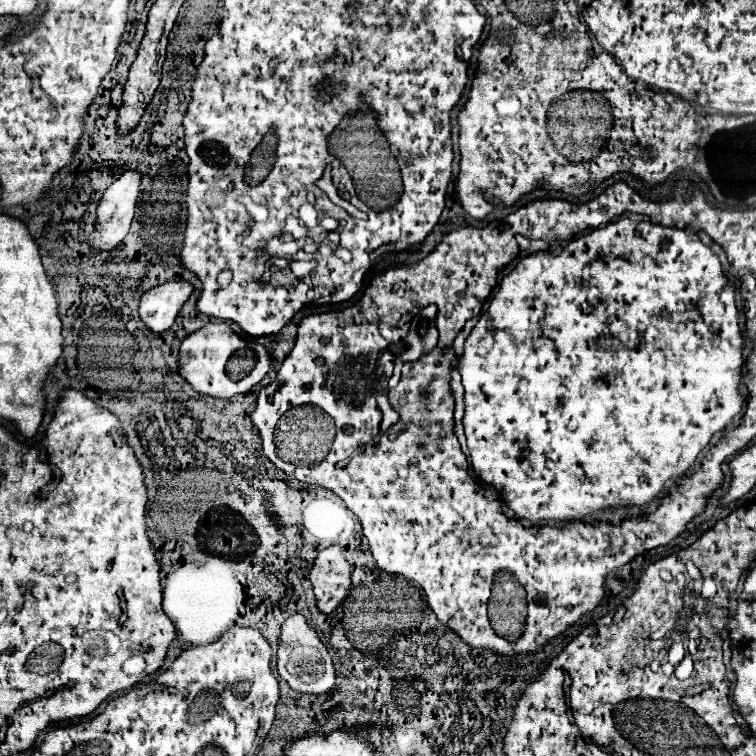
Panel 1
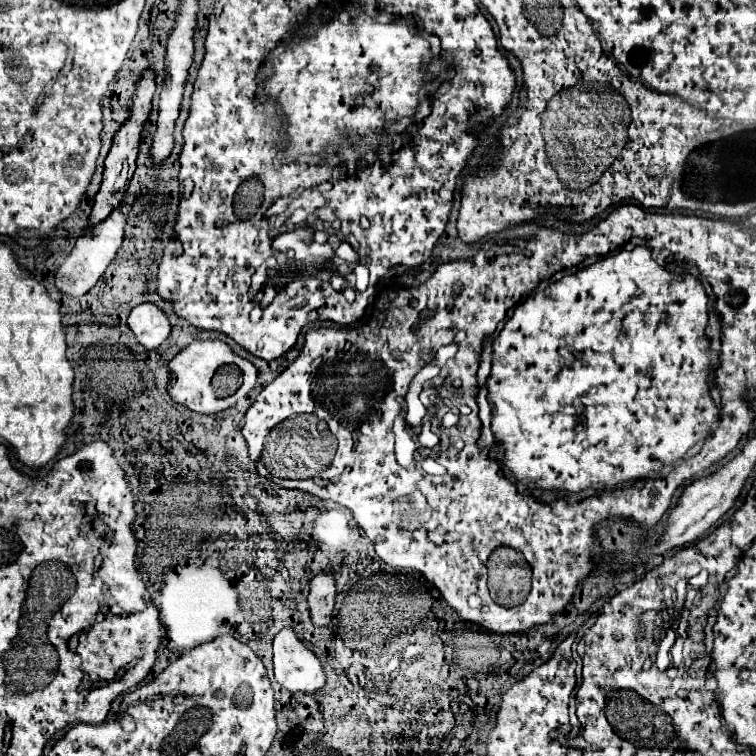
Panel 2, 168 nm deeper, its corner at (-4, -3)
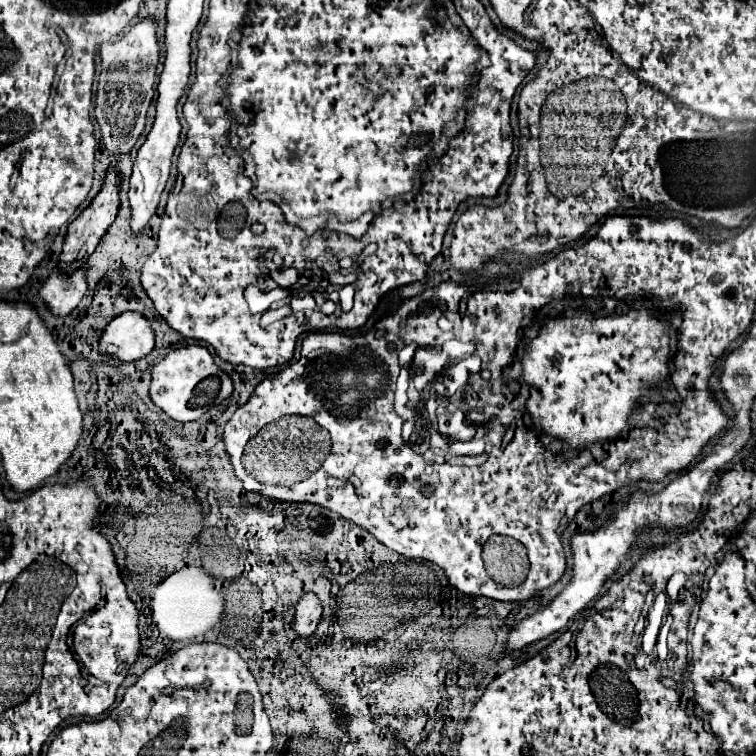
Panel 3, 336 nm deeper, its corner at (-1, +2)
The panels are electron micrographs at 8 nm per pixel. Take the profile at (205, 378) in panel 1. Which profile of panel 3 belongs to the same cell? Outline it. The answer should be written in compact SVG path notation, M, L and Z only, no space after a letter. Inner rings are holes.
M187 345L187 347L181 347L181 349L175 349L171 351L161 363L157 363L151 371L151 387L149 387L149 395L151 395L151 401L167 415L171 417L173 421L177 423L187 423L187 421L197 421L209 407L201 407L201 409L189 409L189 399L193 395L193 389L199 381L207 379L207 377L217 377L221 381L221 389L217 393L217 399L215 399L215 405L221 403L223 399L227 399L231 393L233 393L233 383L231 383L231 377L221 371L215 361L213 361L213 355L201 347L201 345Z

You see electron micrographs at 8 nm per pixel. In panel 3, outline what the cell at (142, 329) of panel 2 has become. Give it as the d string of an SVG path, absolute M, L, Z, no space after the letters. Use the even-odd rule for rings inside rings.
M125 311L115 317L99 337L99 353L115 359L117 365L133 363L153 351L155 335L141 313Z

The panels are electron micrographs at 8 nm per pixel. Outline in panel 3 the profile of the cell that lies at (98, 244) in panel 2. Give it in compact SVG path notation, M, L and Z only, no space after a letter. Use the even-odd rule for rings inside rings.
M77 269L77 273L73 275L53 271L39 289L39 297L43 299L45 307L57 317L69 315L85 297L85 293L87 293L85 269Z

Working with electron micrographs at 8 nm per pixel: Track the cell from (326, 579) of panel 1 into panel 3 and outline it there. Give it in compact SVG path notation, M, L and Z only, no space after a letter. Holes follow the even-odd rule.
M305 593L295 605L295 621L293 621L295 635L301 639L307 639L309 635L313 635L321 619L321 611L323 609L319 599L313 593Z

